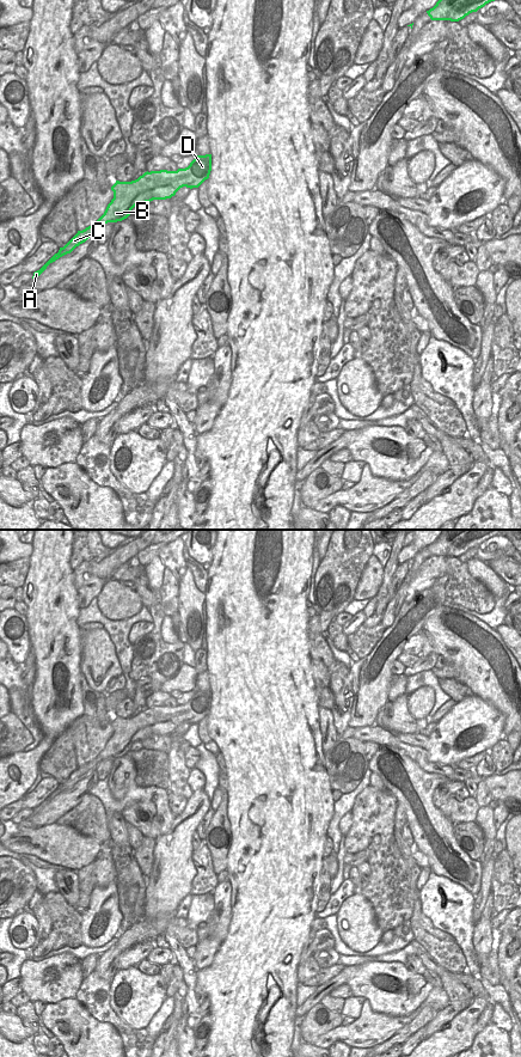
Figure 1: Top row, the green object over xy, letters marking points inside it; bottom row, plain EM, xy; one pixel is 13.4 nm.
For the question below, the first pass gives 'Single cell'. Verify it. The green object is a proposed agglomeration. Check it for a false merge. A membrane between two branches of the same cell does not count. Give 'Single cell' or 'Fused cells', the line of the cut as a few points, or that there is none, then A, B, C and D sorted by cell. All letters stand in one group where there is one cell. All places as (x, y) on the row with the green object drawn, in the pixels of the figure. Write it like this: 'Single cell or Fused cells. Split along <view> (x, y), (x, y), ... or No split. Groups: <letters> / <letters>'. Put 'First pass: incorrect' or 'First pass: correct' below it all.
Single cell. No split. Groups: A B C D.
First pass: correct

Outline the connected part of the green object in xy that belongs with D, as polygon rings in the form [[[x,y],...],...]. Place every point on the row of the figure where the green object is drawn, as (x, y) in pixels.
[[[212,154],[197,155],[185,169],[177,171],[145,172],[131,182],[119,182],[111,187],[114,198],[108,204],[104,214],[91,226],[78,233],[55,253],[39,270],[33,273],[32,279],[38,277],[47,267],[60,257],[71,253],[76,246],[85,243],[96,233],[99,226],[108,222],[117,222],[127,219],[135,206],[153,200],[166,200],[176,195],[183,188],[198,188],[209,178],[212,171]]]

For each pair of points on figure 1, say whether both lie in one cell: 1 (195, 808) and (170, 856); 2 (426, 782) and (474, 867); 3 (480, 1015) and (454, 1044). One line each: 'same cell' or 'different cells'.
1: same cell
2: same cell
3: same cell

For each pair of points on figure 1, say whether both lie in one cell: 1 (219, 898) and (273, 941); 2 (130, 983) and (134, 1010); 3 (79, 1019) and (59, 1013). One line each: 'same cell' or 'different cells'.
1: different cells
2: same cell
3: same cell

